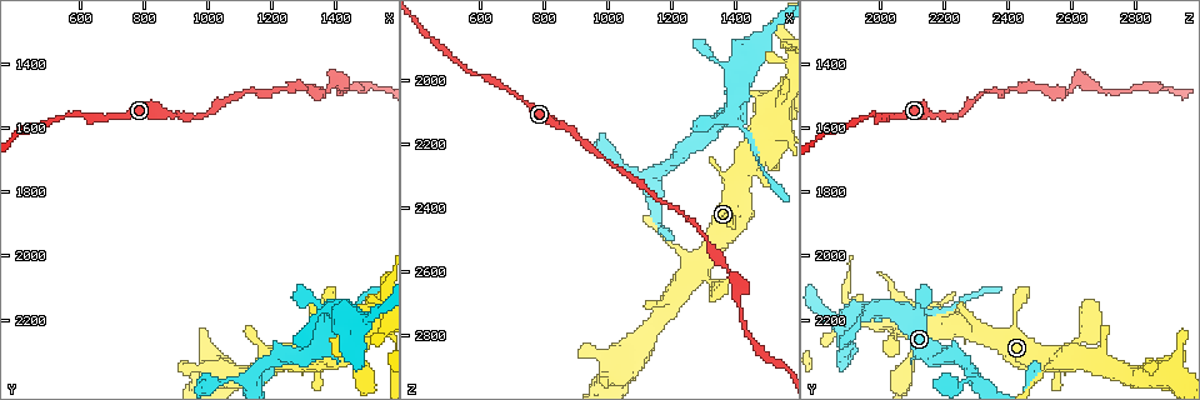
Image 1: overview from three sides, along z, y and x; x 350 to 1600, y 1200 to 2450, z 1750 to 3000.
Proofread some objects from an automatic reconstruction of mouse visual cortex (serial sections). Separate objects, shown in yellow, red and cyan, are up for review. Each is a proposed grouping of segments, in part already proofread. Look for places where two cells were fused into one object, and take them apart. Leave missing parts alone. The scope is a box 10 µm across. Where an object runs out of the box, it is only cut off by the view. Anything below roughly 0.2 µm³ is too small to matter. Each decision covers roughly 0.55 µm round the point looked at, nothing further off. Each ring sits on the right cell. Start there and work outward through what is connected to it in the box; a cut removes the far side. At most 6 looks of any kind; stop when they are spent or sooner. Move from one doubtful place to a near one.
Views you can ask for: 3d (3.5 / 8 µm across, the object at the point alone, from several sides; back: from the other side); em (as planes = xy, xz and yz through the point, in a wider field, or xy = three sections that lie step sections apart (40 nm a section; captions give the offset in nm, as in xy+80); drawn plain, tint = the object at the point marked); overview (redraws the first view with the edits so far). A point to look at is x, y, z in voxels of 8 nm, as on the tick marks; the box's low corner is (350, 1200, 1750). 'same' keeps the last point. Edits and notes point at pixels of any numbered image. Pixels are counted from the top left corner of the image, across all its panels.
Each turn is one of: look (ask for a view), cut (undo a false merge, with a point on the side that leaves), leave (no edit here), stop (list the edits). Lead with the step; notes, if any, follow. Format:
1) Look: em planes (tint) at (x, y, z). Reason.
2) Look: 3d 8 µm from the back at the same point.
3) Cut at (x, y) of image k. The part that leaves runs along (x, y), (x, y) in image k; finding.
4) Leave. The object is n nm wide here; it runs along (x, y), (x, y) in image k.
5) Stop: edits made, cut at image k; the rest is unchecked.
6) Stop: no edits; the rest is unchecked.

Look: 3d 3.5 µm at (1480, 2210, 1890). Abrupt turn.

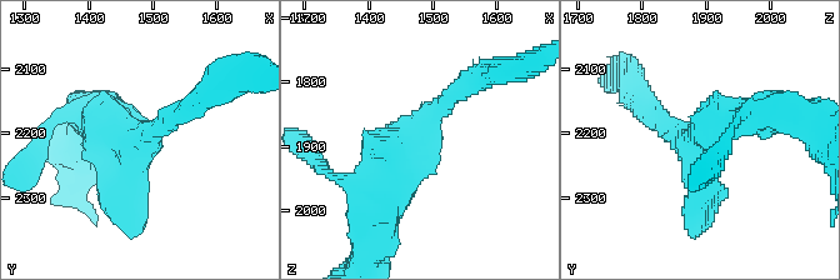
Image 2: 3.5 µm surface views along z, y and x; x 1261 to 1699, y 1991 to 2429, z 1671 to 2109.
Look: em xy step 1 (tint) at (1475, 2215, 1885).

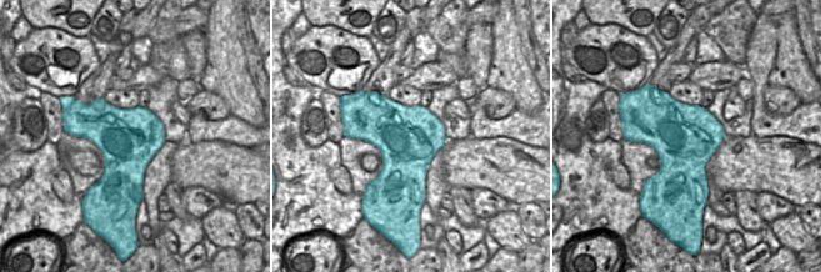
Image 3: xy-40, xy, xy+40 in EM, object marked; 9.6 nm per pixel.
Leave. The object is 600 nm wide here; it runs along (385, 199), (389, 158), (470, 84) in image 2; one cell here.

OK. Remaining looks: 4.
Look: 3d 8 µm at (1260, 2330, 2550). Three arms meet.

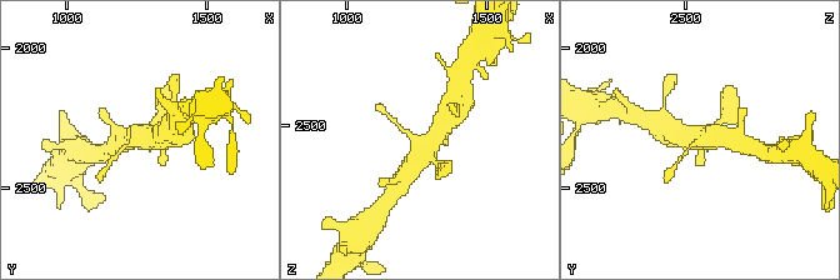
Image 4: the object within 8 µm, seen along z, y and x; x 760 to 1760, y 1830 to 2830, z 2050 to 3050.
Look: 3d 3.5 µm from the back at the same point. Zoom in.

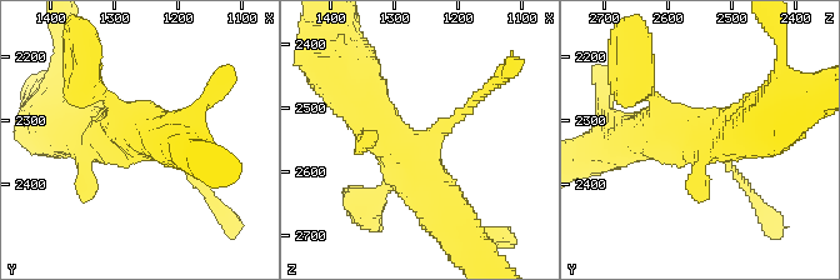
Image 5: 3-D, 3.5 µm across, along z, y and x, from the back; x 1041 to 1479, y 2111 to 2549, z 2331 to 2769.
Leave. One cell here.

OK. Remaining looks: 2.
Look: em xy step 5 (tint) at (1390, 1470, 2600).

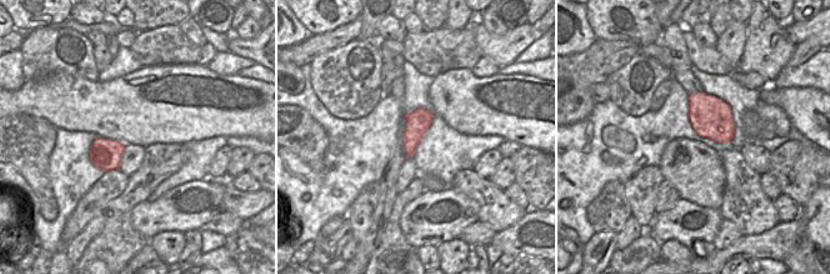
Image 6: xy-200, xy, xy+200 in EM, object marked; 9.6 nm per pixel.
Look: 3d 3.5 µm at the same point. See where the arms go.

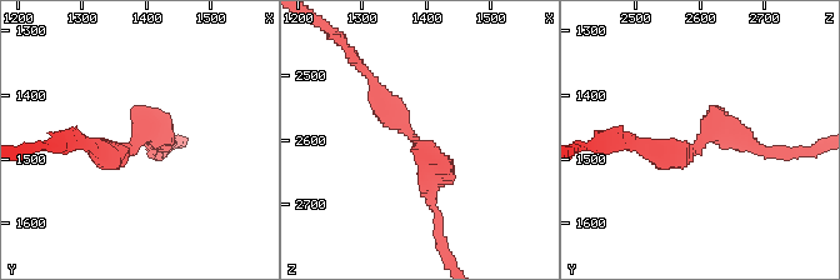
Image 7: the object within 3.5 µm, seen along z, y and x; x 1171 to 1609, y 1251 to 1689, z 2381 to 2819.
Leave. The arms are 200, 250 nm wide; it runs along (370, 78), (435, 164), (431, 205) in image 7; continuous, no second cell.

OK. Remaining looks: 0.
Stop: no edits; the rest is unchecked.

